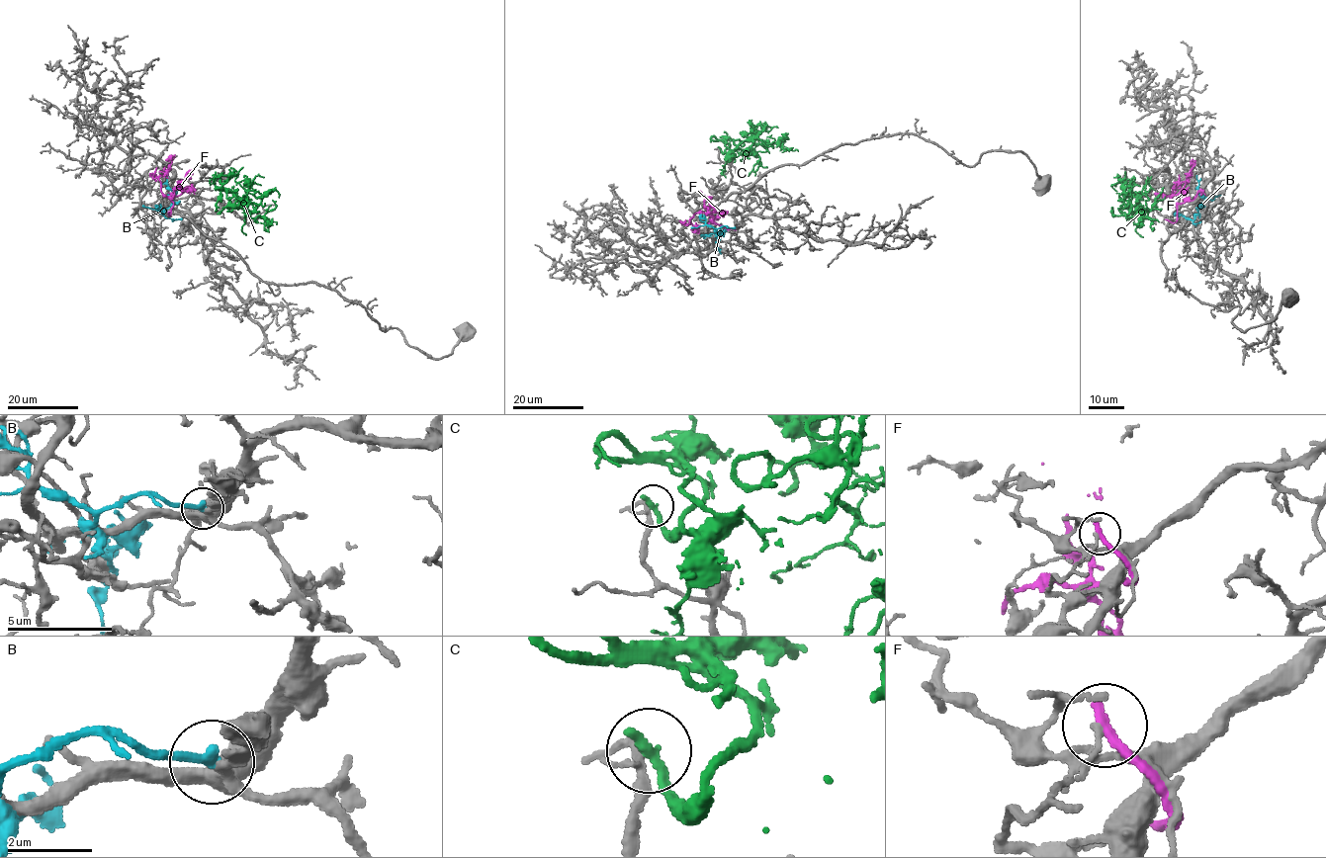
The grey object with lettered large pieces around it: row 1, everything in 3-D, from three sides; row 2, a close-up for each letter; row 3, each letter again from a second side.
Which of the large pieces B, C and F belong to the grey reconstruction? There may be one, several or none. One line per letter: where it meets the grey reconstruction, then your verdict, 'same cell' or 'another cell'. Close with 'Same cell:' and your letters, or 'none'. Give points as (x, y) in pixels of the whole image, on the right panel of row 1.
B: (1200, 221) | another cell
C: (1126, 179) | another cell
F: (1167, 219) | another cell
Same cell: none

